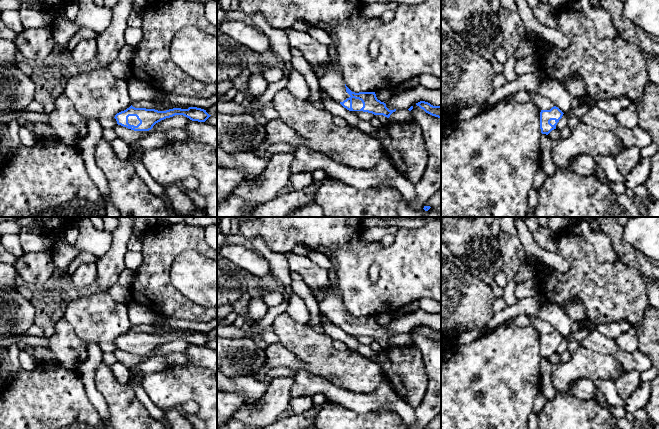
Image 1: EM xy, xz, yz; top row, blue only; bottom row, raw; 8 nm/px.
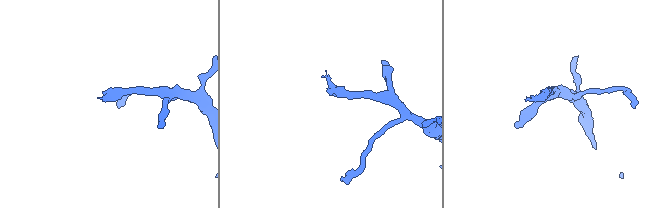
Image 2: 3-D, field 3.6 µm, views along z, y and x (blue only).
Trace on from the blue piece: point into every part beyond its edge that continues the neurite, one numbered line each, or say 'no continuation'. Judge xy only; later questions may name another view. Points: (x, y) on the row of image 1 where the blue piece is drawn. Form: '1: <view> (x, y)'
1: xy (132, 120)

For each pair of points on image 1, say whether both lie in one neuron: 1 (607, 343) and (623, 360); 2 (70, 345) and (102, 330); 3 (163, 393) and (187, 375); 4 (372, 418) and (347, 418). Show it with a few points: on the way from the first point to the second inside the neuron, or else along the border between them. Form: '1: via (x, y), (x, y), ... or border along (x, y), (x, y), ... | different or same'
1: via (611, 347), (620, 356) | same
2: border along (67, 320), (74, 332), (87, 343) | different
3: via (169, 389), (181, 381) | same
4: via (366, 418), (353, 418) | same

